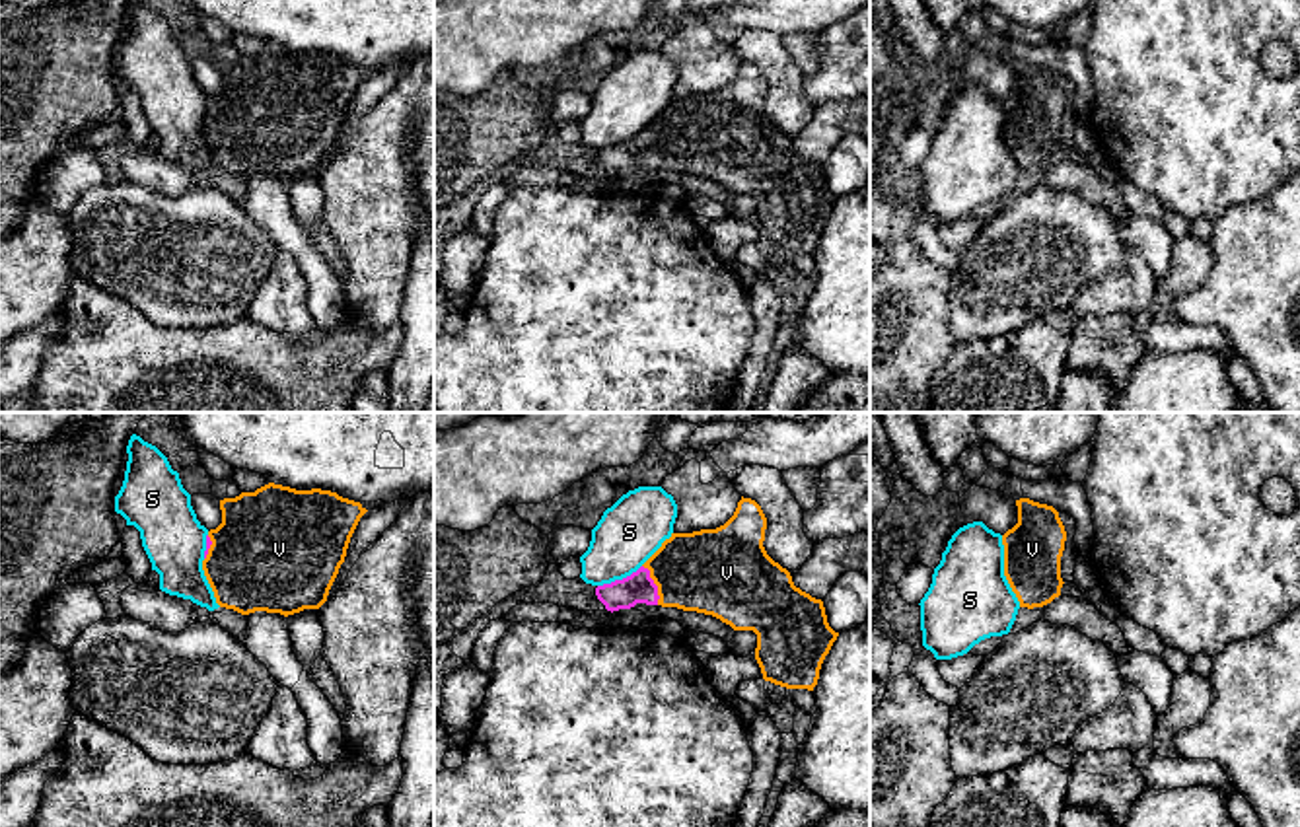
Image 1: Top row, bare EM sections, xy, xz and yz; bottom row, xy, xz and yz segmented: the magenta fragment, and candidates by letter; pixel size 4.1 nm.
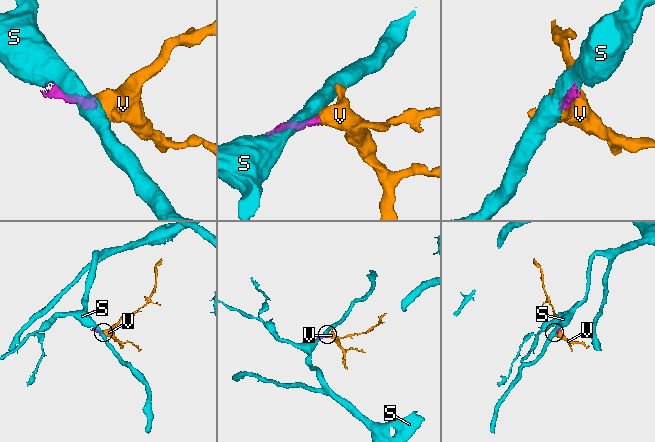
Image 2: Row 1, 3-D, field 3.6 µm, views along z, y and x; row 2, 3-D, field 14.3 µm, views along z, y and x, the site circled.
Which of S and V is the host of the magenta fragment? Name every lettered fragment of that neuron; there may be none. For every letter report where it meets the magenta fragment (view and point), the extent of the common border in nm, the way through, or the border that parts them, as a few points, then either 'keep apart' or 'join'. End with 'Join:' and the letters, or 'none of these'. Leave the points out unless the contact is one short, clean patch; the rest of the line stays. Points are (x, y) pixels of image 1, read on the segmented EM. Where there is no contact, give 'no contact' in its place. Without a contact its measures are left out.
S: contact xz (619, 580); length 200 nm; keep apart
V: contact xz (654, 584); length 180 nm; way xz (637, 588), (654, 584), (689, 571), (713, 571); join
Join: V

